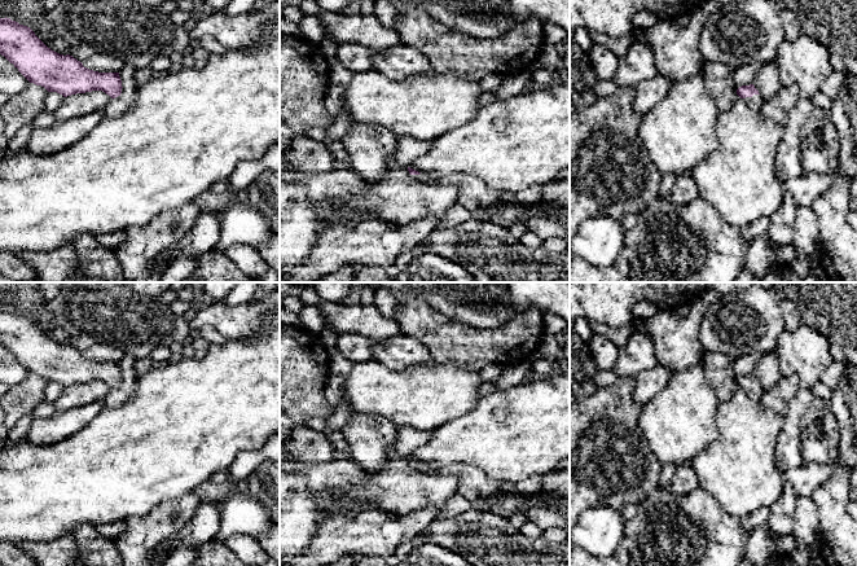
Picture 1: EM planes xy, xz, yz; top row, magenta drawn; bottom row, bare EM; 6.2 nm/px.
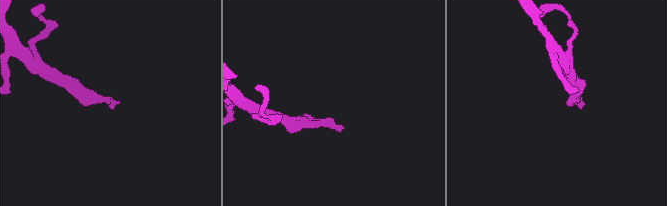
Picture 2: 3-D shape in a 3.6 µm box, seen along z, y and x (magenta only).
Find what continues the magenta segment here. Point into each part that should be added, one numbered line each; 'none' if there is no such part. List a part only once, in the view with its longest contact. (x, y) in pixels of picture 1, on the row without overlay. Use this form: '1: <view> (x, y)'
1: yz (756, 391)

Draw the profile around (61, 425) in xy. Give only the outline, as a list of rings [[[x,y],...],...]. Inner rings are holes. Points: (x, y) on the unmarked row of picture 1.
[[[104,400],[80,408],[56,412],[48,418],[34,418],[27,440],[36,446],[50,446],[63,440],[87,426],[104,407]]]

